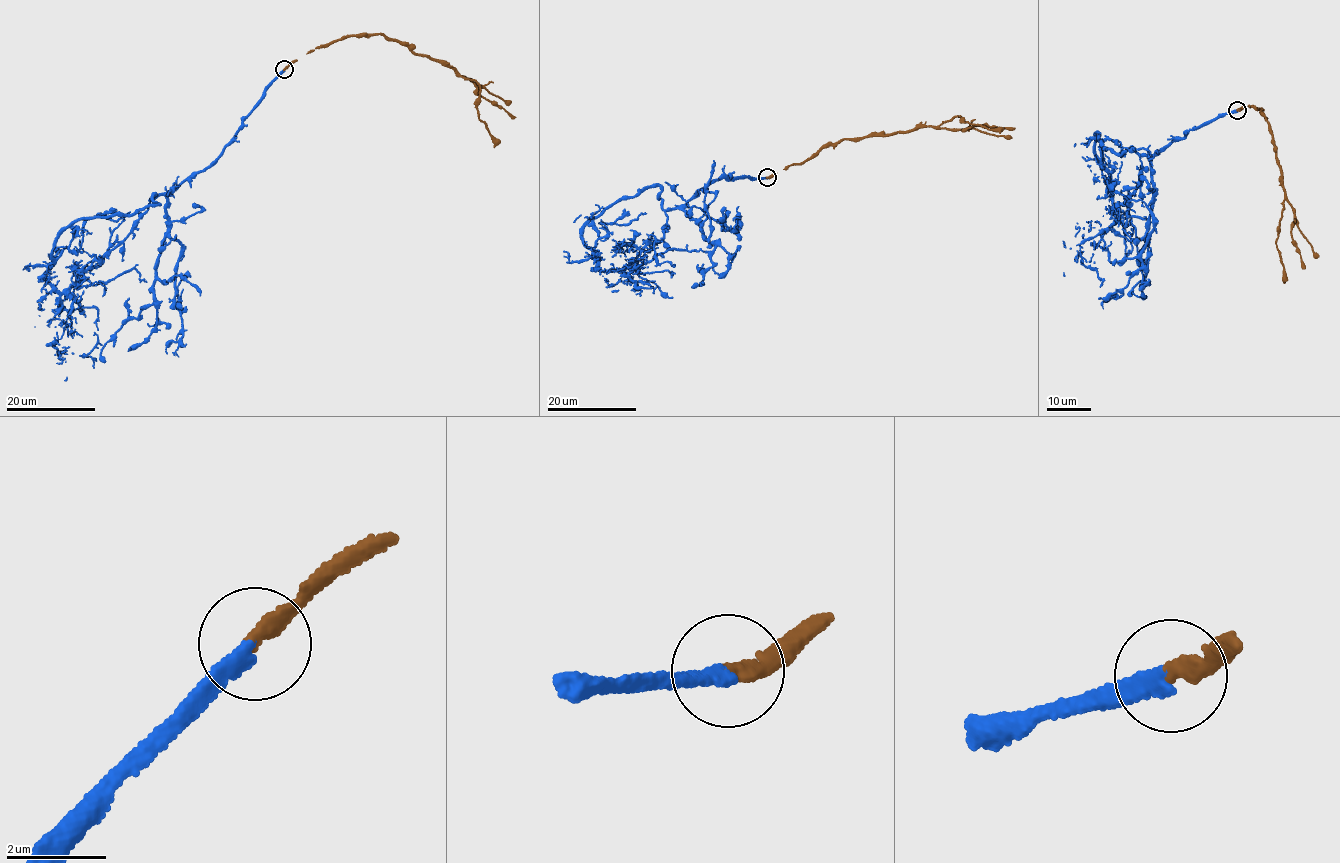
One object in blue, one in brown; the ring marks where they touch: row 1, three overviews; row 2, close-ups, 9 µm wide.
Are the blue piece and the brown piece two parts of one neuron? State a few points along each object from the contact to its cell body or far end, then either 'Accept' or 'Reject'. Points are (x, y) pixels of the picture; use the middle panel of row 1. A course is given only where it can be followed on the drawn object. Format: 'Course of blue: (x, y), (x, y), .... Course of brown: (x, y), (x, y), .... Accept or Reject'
Course of blue: (767, 177), (719, 178), (665, 211), (664, 237), (629, 267), (635, 280), (656, 264), (646, 233). Course of brown: (767, 177), (848, 138), (935, 127), (956, 116), (1000, 133). Accept

